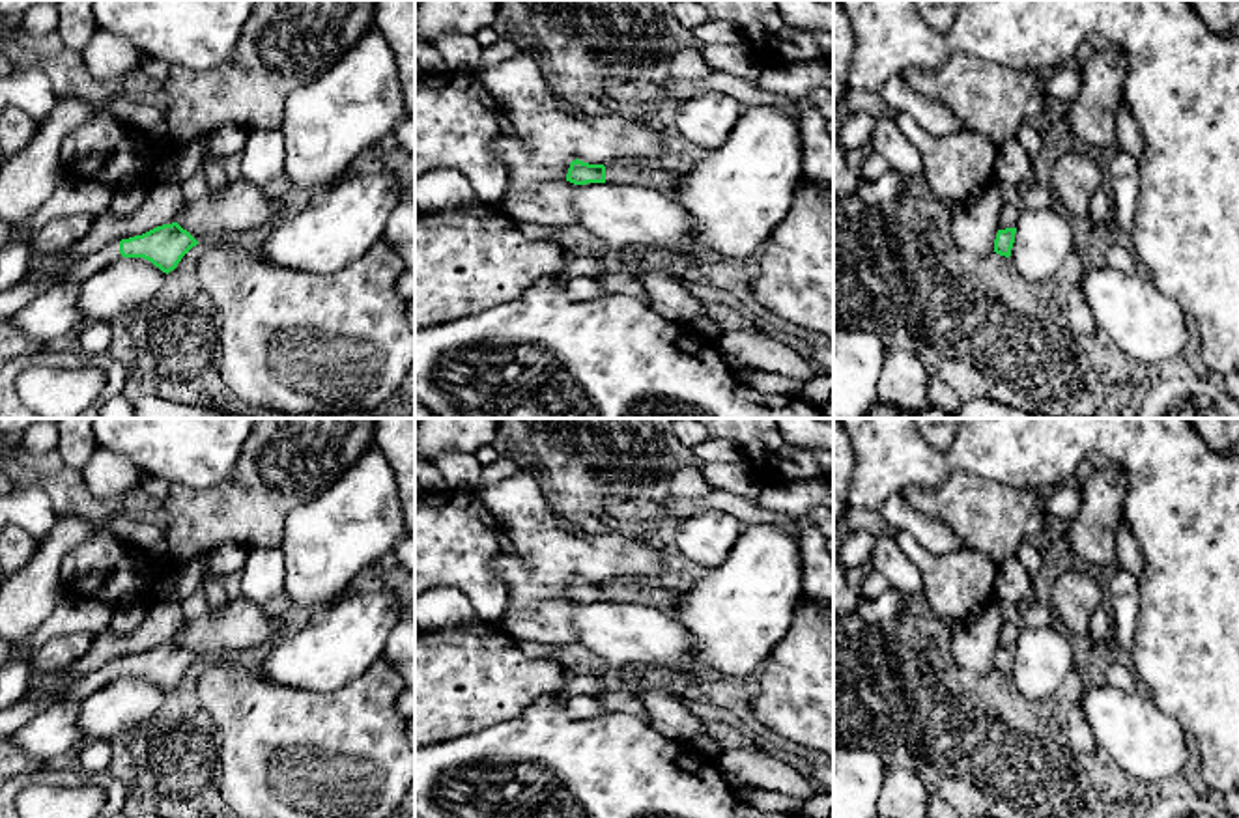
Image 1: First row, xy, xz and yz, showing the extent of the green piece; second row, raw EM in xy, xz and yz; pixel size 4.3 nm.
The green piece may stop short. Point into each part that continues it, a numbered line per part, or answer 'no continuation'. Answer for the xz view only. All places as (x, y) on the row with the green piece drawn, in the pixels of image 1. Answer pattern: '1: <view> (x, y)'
1: xz (653, 176)

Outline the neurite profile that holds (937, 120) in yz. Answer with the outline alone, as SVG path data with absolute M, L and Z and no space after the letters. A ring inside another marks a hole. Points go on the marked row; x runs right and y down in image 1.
M891 77L878 93L895 112L910 114L931 136L946 136L966 129L947 106L918 95L903 77Z

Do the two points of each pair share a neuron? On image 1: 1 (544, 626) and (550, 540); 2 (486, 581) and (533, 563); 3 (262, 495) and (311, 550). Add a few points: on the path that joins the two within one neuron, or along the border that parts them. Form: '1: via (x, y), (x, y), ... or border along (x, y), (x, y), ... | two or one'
1: border along (565, 596), (507, 611) | two
2: border along (501, 548), (496, 570), (505, 583), (507, 609) | two
3: border along (322, 495), (288, 514), (284, 538), (277, 548) | two

